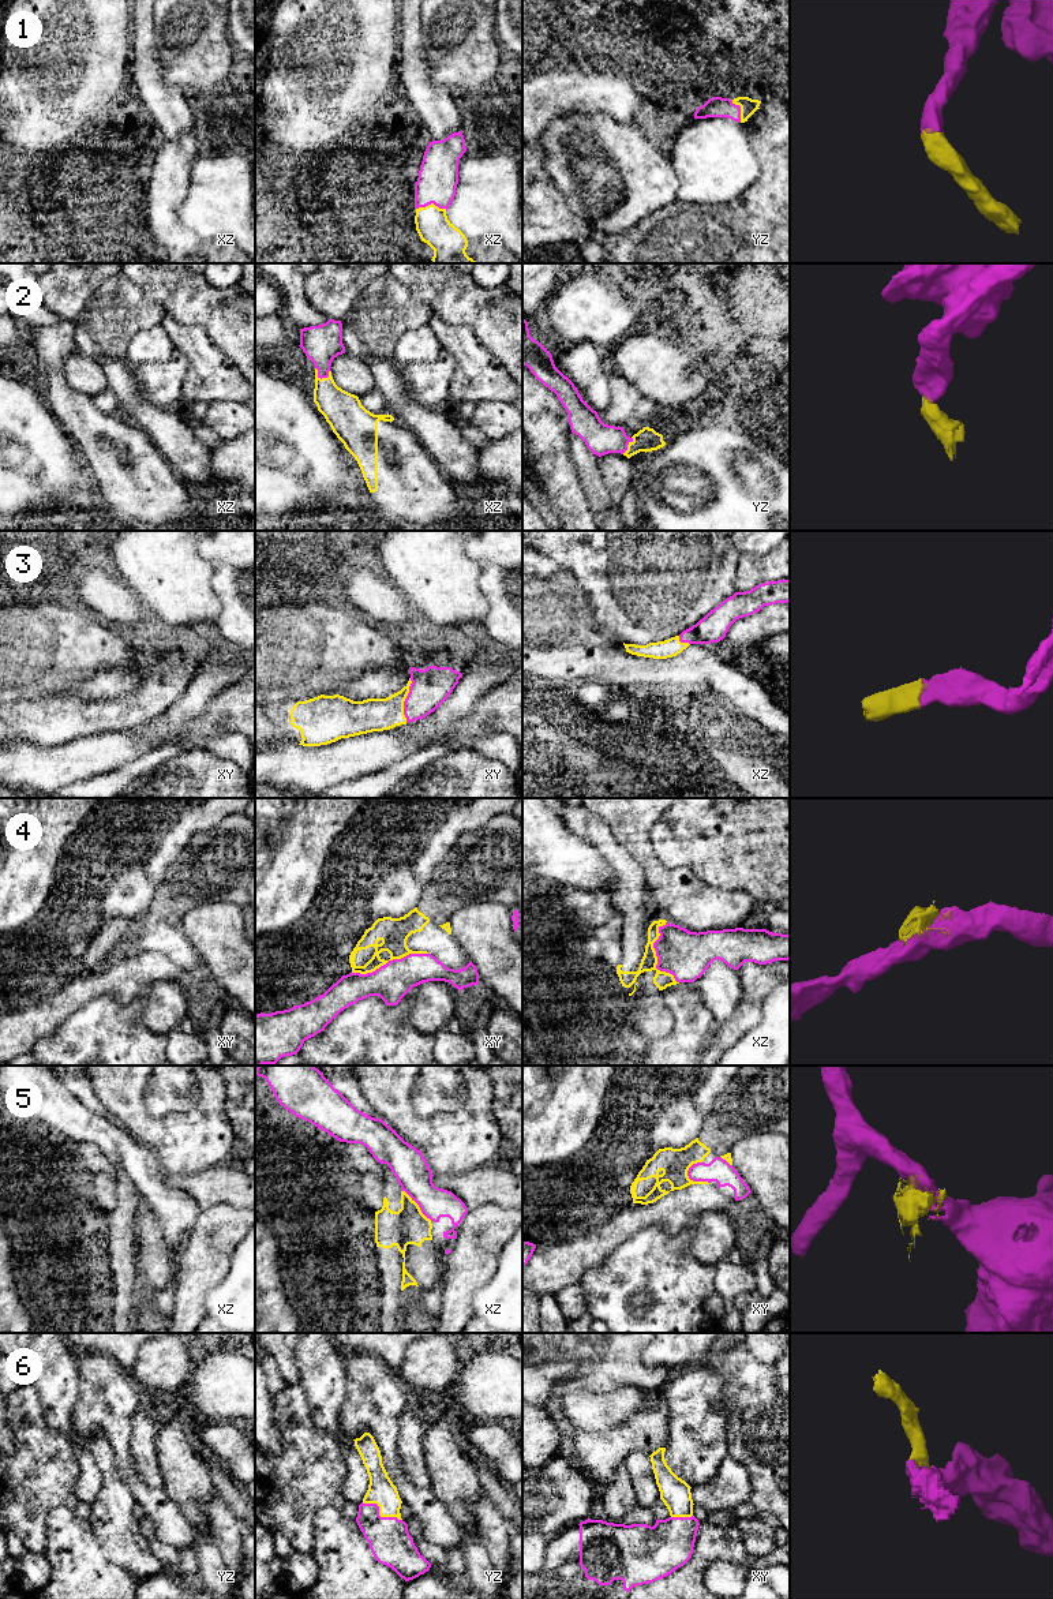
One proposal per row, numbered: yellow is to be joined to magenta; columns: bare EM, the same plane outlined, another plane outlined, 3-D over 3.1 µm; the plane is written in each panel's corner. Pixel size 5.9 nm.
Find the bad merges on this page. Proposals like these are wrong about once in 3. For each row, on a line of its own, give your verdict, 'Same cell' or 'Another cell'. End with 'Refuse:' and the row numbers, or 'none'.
1: Same cell
2: Same cell
3: Same cell
4: Another cell
5: Another cell
6: Same cell
Refuse: 4, 5

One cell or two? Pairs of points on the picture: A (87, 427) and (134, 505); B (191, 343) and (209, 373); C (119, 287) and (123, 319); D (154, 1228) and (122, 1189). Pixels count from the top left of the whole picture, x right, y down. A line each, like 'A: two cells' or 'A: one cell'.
A: one cell
B: one cell
C: one cell
D: one cell

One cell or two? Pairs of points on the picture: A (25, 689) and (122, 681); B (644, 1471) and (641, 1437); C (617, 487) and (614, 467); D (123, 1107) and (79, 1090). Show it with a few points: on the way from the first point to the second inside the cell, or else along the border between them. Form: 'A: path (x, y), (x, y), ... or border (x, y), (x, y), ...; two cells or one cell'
A: border (97, 670), (89, 677), (71, 681), (55, 693); two cells
B: border (649, 1455), (633, 1450), (622, 1463); two cells
C: path (617, 482), (617, 472); one cell
D: border (89, 1079), (102, 1107), (113, 1118); two cells

